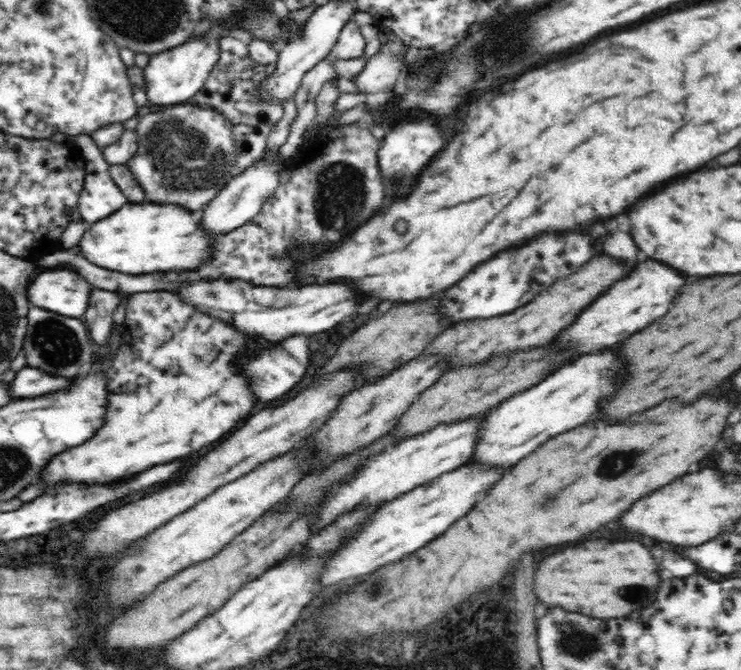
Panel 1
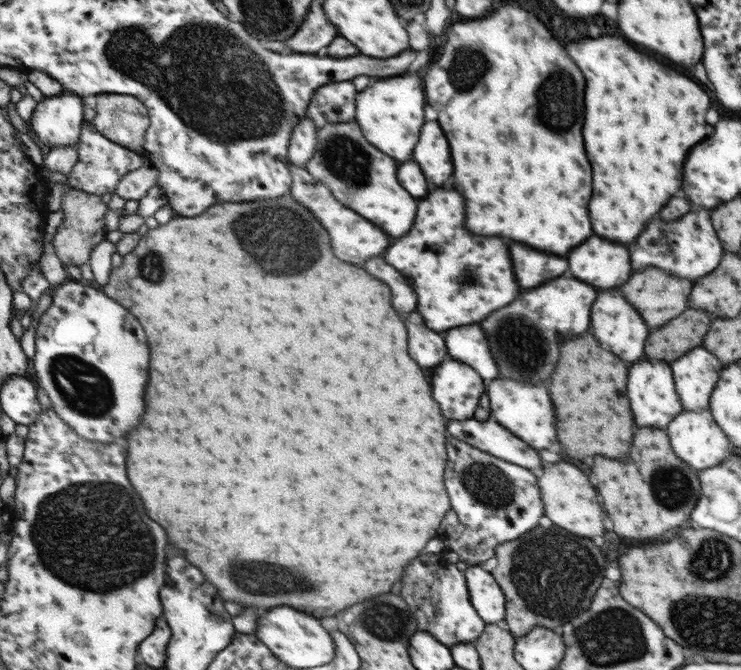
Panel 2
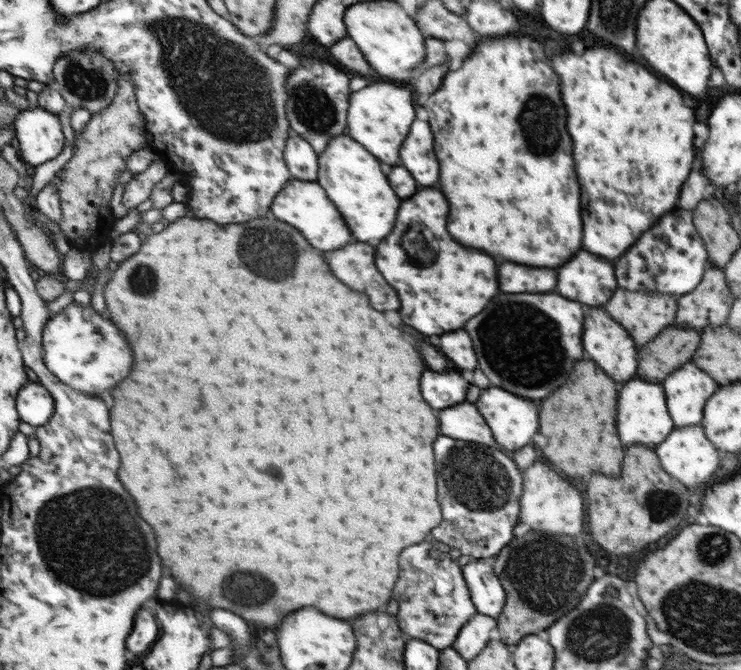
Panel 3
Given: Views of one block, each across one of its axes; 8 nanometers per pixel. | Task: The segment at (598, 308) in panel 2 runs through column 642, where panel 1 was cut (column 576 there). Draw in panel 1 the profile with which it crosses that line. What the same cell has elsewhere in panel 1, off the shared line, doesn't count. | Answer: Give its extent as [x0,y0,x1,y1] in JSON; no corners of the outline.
[556,260,684,356]

